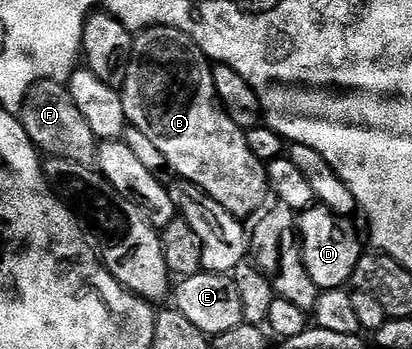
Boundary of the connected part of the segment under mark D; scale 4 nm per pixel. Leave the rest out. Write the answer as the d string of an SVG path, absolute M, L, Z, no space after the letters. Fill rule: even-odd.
M317 203L303 210L298 217L300 251L304 255L304 266L320 290L342 289L351 282L354 267L362 252L360 233L349 218L339 217L327 204Z

